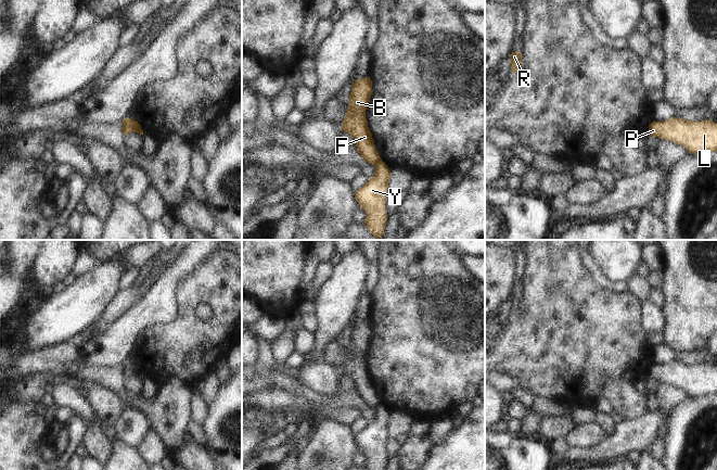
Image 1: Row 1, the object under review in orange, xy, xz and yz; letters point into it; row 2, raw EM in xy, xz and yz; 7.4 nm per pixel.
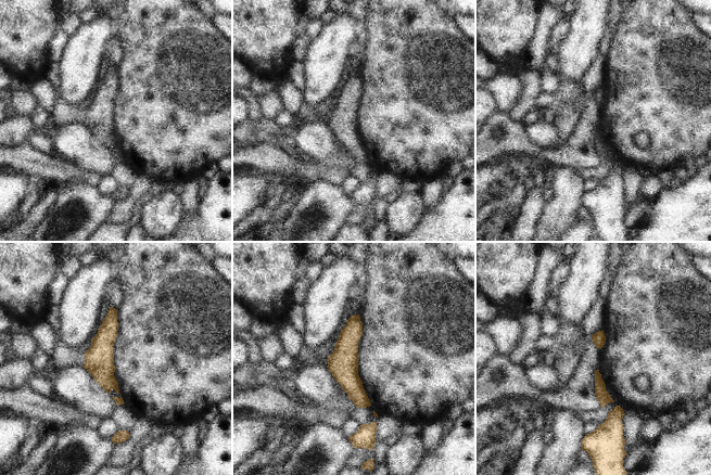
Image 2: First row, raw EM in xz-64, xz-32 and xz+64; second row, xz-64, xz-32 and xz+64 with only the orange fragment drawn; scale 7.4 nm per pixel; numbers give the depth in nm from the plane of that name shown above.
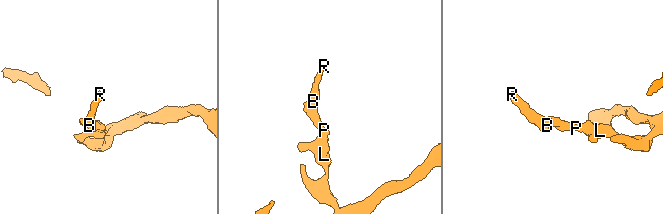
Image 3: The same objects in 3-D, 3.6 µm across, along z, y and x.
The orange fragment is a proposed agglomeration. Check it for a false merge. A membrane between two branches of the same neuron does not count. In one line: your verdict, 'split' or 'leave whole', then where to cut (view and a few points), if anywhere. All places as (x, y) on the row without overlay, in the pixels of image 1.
split | xz (381, 403), (375, 408)

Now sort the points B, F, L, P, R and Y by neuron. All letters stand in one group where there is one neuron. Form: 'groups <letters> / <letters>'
groups B F R / L P Y

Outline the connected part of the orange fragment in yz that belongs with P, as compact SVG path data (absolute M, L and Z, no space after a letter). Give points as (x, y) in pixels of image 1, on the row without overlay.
M671 360L665 365L652 365L649 377L683 389L690 397L717 394L717 367L713 364L693 365Z

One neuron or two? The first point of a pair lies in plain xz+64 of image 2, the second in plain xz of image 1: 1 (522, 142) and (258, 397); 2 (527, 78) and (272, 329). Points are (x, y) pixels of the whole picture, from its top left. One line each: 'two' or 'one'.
1: two
2: two

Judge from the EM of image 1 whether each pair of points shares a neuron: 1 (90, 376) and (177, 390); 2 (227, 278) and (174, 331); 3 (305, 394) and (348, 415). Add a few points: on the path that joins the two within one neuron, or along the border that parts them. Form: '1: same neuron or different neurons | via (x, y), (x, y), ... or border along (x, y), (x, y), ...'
1: same neuron | via (112, 383), (129, 401), (141, 404), (155, 404)
2: same neuron | via (212, 283), (187, 308), (187, 316)
3: different neurons | border along (306, 403), (340, 406)

